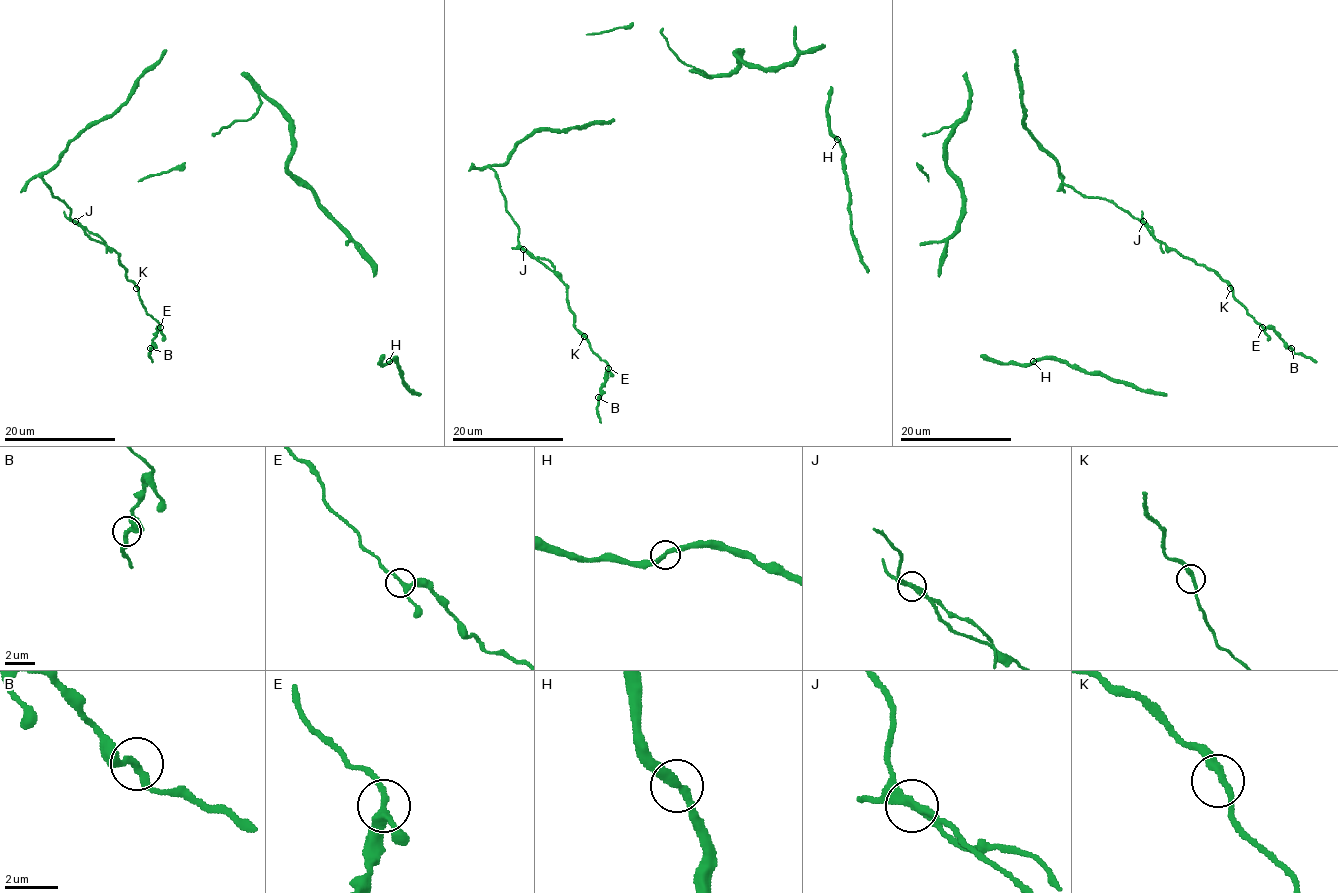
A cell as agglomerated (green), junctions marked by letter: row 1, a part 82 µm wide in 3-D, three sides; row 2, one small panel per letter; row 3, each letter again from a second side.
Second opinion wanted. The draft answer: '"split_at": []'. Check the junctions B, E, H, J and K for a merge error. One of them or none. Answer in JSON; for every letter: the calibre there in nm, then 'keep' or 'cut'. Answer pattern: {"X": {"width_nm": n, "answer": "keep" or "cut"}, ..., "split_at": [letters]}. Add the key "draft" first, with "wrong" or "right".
{"draft": "wrong", "B": {"width_nm": 300, "answer": "keep"}, "E": {"width_nm": 280, "answer": "keep"}, "H": {"width_nm": 320, "answer": "keep"}, "J": {"width_nm": 320, "answer": "cut"}, "K": {"width_nm": 280, "answer": "keep"}, "split_at": ["J"]}

